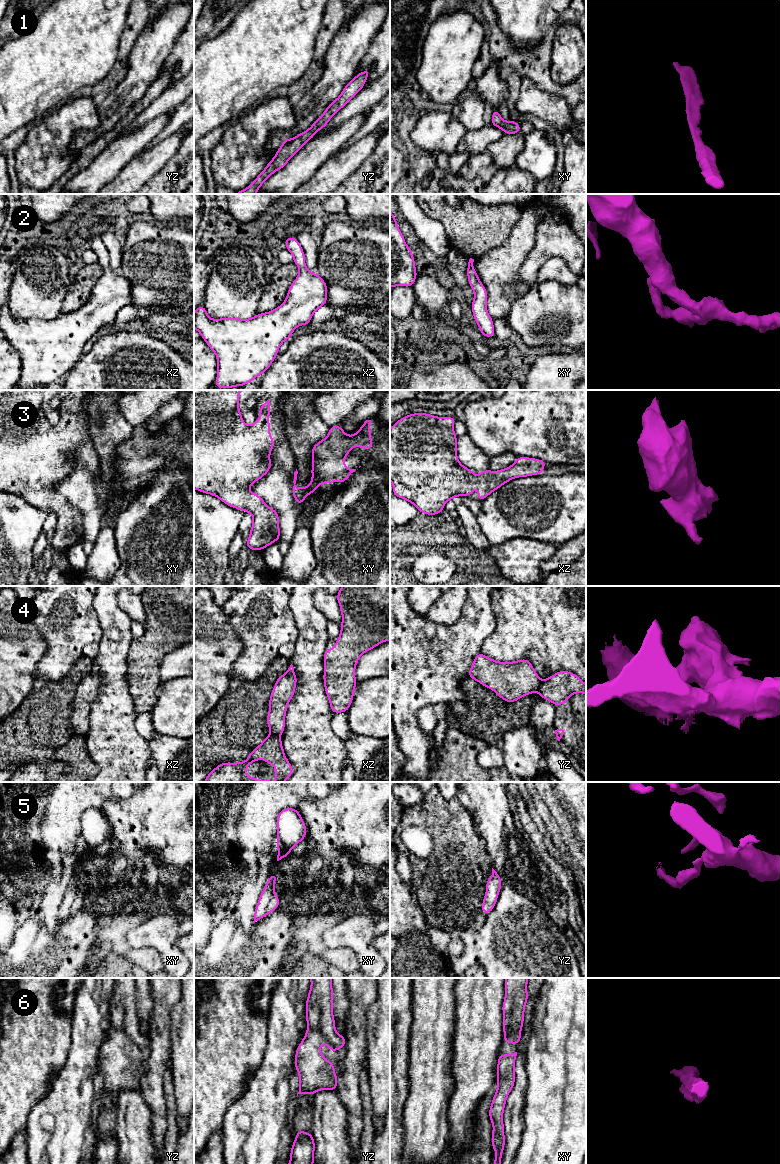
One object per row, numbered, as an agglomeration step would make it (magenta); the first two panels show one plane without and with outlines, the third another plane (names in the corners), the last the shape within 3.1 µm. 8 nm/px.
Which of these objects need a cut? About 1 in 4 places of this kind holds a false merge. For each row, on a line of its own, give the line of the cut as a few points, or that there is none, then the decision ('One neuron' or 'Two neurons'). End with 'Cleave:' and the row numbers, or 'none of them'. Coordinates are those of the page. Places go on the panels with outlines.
1: No split. One neuron
2: No split. One neuron
3: No split. One neuron
4: Split along yz (542, 680), (537, 691). Two neurons
5: No split. One neuron
6: No split. One neuron
Cleave: 4

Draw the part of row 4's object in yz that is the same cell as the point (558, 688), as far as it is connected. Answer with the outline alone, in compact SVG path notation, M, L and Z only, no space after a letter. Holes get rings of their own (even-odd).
M562 670L542 680L538 693L554 706L564 705L574 693L586 695L586 684L576 674Z

